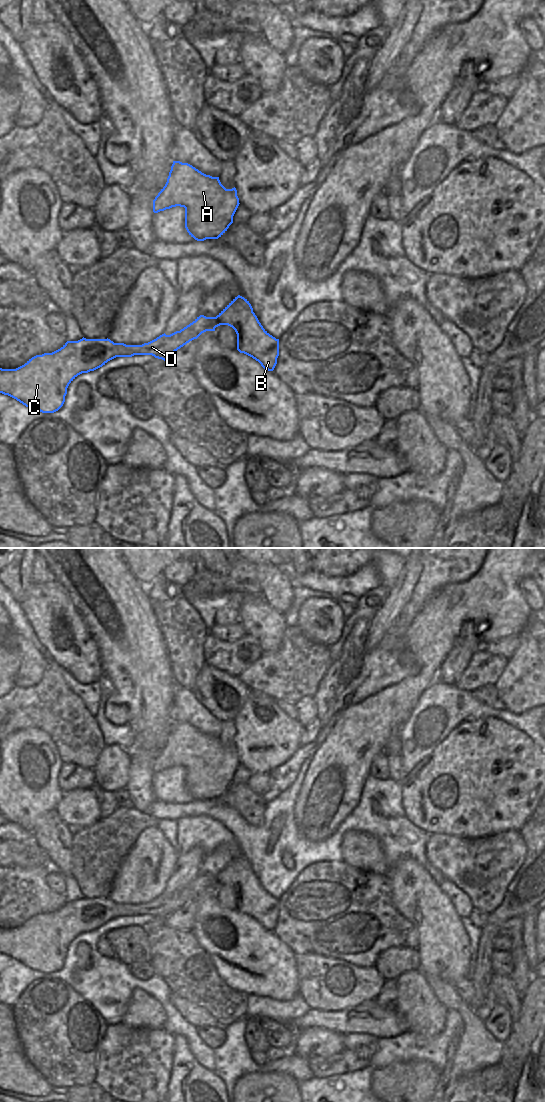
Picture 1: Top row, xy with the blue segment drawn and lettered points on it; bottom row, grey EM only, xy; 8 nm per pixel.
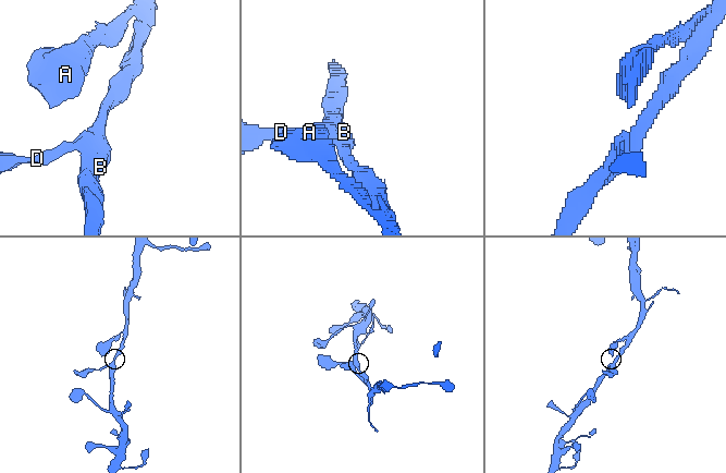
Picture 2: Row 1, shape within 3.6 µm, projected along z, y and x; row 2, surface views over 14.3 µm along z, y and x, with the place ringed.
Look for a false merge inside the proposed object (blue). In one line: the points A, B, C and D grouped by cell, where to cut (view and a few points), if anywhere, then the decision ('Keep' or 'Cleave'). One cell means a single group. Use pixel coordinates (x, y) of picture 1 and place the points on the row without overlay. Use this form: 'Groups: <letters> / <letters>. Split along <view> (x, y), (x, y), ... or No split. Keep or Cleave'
Groups: A B C D. No split. Keep.

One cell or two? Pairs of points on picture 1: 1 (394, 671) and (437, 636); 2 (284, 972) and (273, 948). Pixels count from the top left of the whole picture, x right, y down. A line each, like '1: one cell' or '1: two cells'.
1: two cells
2: one cell

